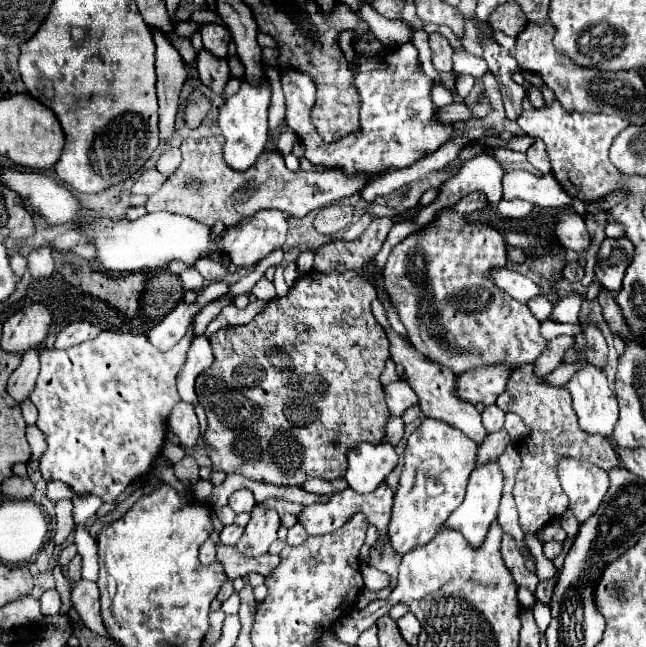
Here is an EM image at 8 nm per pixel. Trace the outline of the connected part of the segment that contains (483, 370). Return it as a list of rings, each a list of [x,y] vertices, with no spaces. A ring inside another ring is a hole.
[[[506,364],[470,368],[462,374],[456,374],[454,394],[464,402],[490,406],[506,390],[510,374],[512,368]]]

